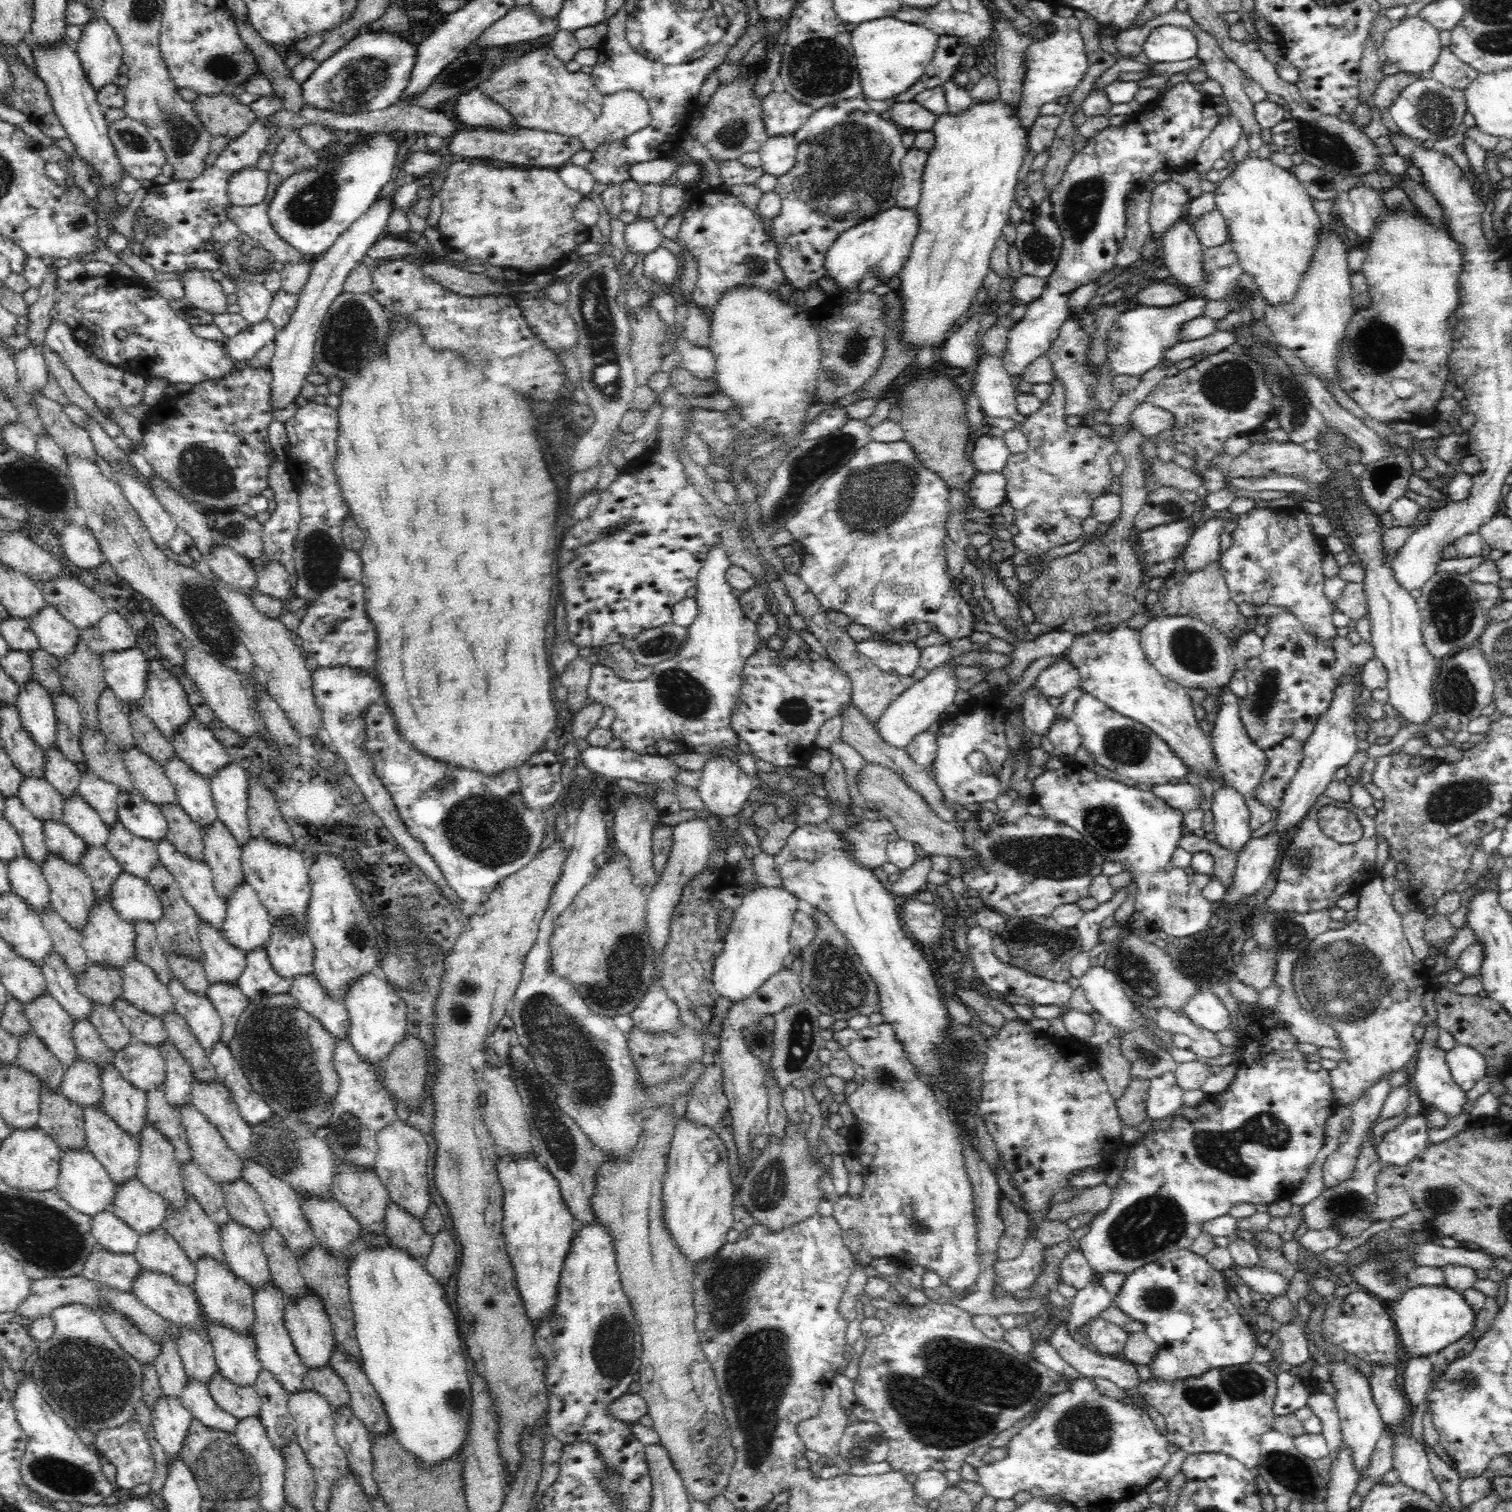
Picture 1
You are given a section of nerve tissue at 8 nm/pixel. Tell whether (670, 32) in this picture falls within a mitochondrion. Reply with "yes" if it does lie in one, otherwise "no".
yes

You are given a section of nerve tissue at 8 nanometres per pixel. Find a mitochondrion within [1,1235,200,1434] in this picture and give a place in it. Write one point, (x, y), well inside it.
(87, 1381)

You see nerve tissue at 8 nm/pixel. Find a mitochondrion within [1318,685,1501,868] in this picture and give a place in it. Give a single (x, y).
(1451, 803)

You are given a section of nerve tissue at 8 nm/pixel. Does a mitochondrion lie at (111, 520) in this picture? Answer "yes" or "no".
yes

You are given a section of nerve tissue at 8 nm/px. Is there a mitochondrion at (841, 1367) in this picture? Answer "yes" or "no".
no

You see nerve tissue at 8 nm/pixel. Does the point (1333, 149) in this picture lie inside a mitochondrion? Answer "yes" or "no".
yes

